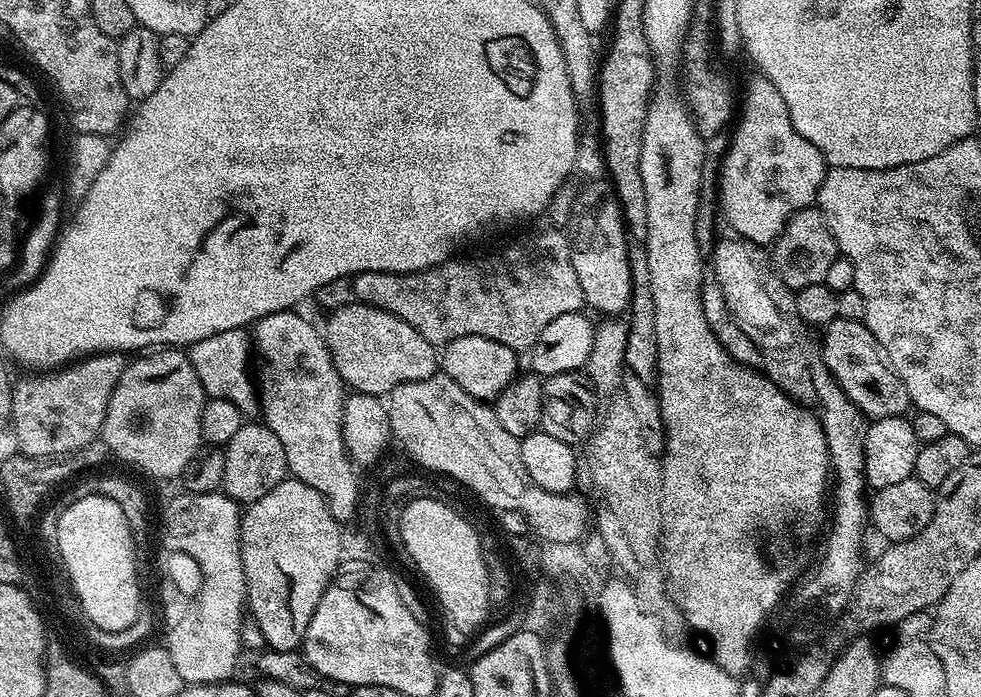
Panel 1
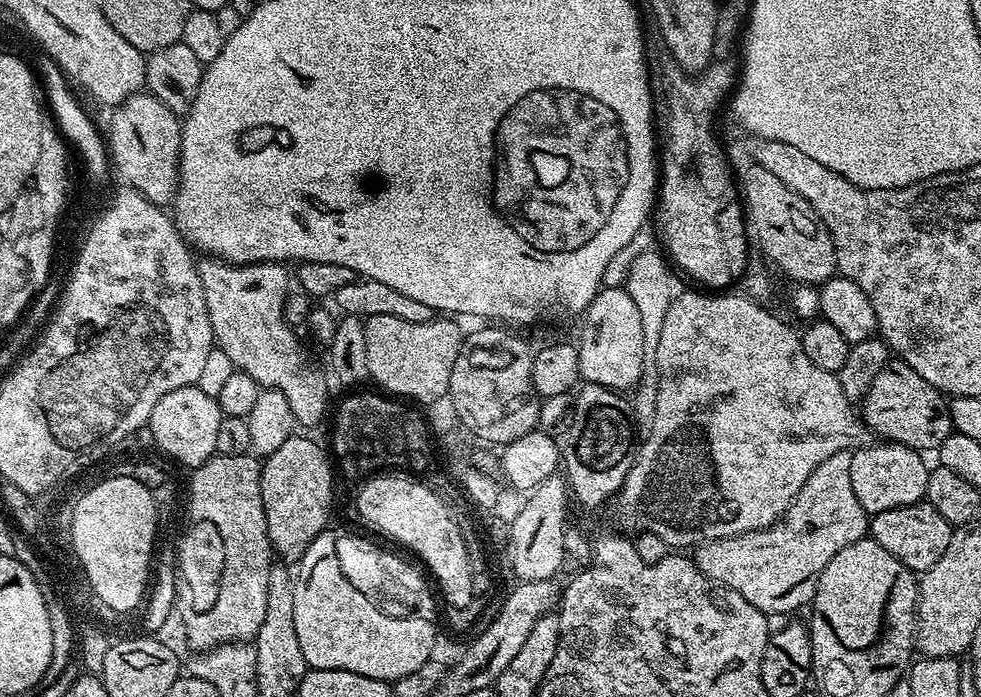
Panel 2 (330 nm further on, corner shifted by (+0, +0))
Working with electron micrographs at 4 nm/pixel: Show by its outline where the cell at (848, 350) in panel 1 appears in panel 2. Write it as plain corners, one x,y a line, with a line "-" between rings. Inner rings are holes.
903,362
897,365
896,372
886,370
870,382
869,390
862,399
864,424
881,441
914,448
921,454
928,454
931,448
932,451
938,450
954,431
949,401
910,365

